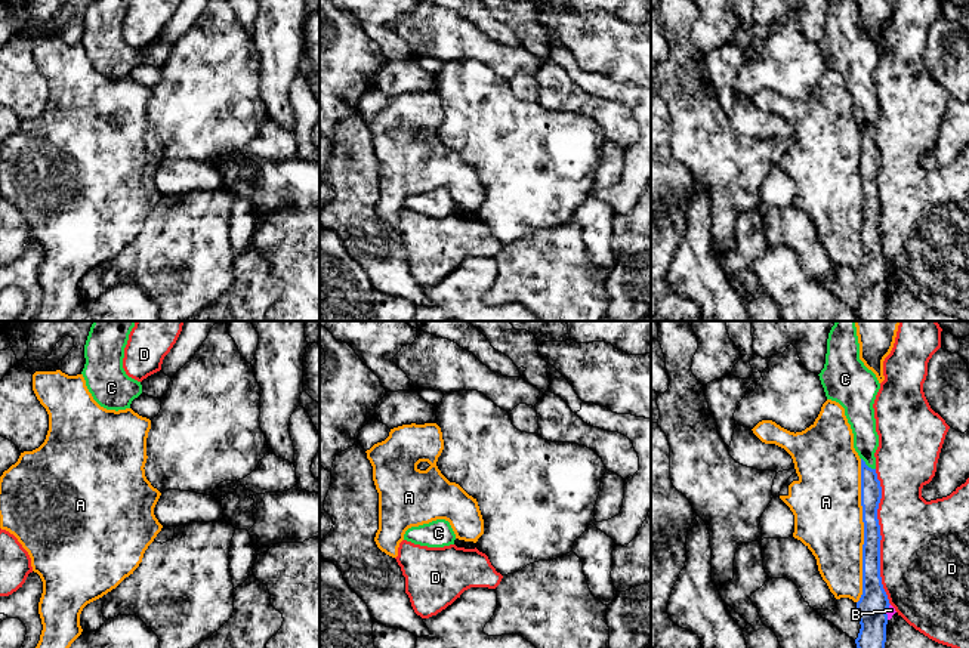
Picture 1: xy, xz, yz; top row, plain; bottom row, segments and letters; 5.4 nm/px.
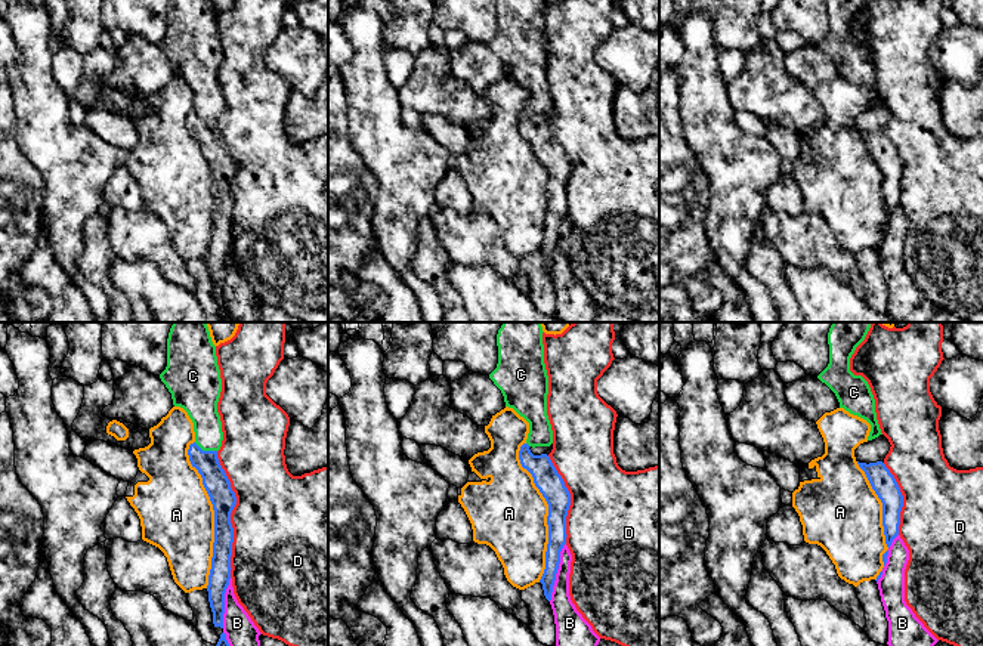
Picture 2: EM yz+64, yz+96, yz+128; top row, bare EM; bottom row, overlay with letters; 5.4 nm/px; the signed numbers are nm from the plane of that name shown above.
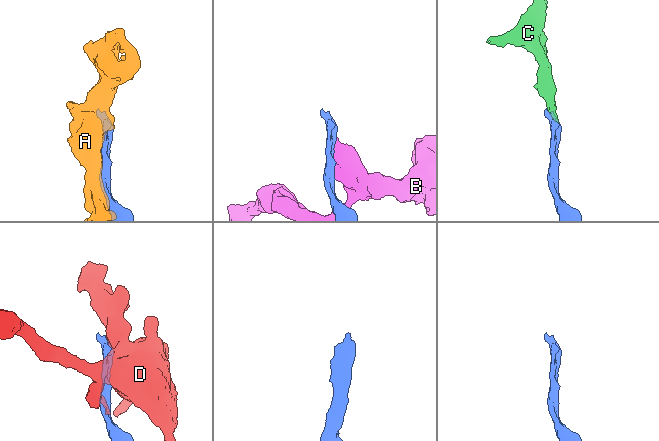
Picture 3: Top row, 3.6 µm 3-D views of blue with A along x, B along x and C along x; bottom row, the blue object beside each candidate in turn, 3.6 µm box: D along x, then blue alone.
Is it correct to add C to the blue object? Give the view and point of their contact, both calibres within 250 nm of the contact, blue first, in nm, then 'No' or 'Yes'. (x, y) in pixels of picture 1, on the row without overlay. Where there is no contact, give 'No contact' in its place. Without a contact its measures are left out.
Touches blue at yz (866, 133). Thickness 110 nm (blue) against 140 nm. Yes

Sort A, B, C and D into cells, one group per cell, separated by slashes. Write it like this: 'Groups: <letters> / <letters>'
Groups: A / B / C / D

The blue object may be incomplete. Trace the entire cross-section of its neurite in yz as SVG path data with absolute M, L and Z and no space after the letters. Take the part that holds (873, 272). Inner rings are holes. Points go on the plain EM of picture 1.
M830 0L825 33L818 43L827 68L839 71L854 102L861 127L861 175L864 191L862 263L857 271L861 293L855 308L860 321L885 321L889 268L880 246L880 194L877 178L882 155L876 142L879 115L874 68L880 58L876 43L860 28L857 0Z

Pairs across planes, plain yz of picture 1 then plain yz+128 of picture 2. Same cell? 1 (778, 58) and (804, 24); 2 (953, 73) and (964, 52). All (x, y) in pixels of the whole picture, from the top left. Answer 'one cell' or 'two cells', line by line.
1: two cells
2: one cell

